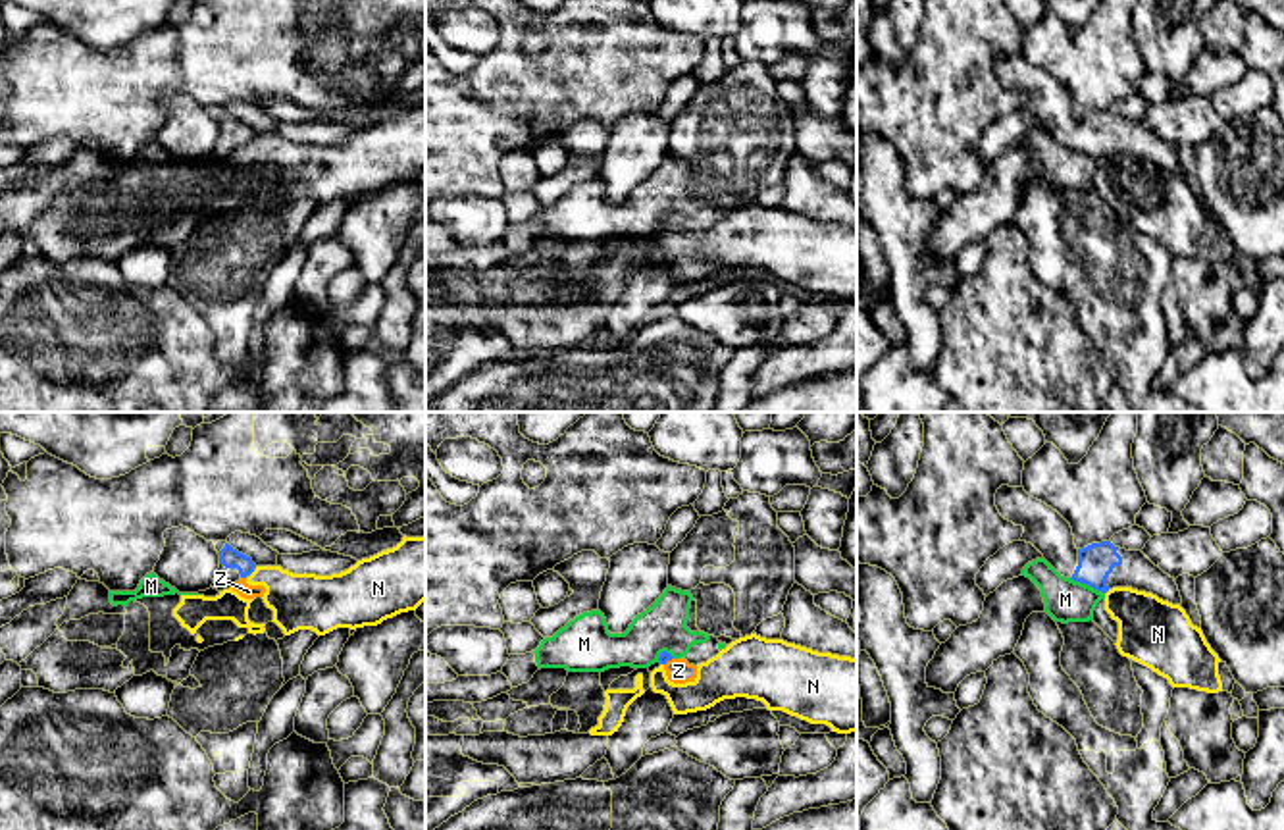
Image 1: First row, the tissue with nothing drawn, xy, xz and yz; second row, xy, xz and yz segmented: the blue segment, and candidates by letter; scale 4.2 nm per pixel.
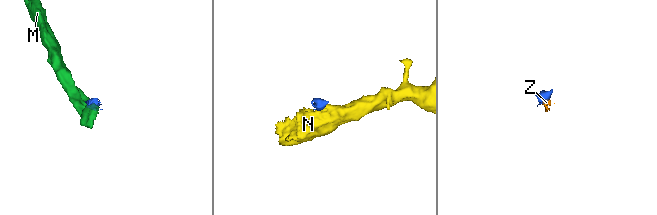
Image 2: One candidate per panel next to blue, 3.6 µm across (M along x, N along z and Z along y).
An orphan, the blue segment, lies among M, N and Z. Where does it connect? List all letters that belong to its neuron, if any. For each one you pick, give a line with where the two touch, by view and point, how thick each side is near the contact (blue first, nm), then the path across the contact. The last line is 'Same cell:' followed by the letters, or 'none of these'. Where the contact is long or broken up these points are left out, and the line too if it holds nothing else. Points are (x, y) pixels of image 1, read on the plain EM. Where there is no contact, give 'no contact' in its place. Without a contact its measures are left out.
Same cell: none of these

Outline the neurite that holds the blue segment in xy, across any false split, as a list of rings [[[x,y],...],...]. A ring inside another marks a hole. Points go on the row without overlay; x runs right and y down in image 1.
[[[218,110],[216,119],[219,123],[219,137],[212,156],[218,160],[229,158],[235,150],[250,144],[256,137],[250,125],[239,121],[227,110]]]

